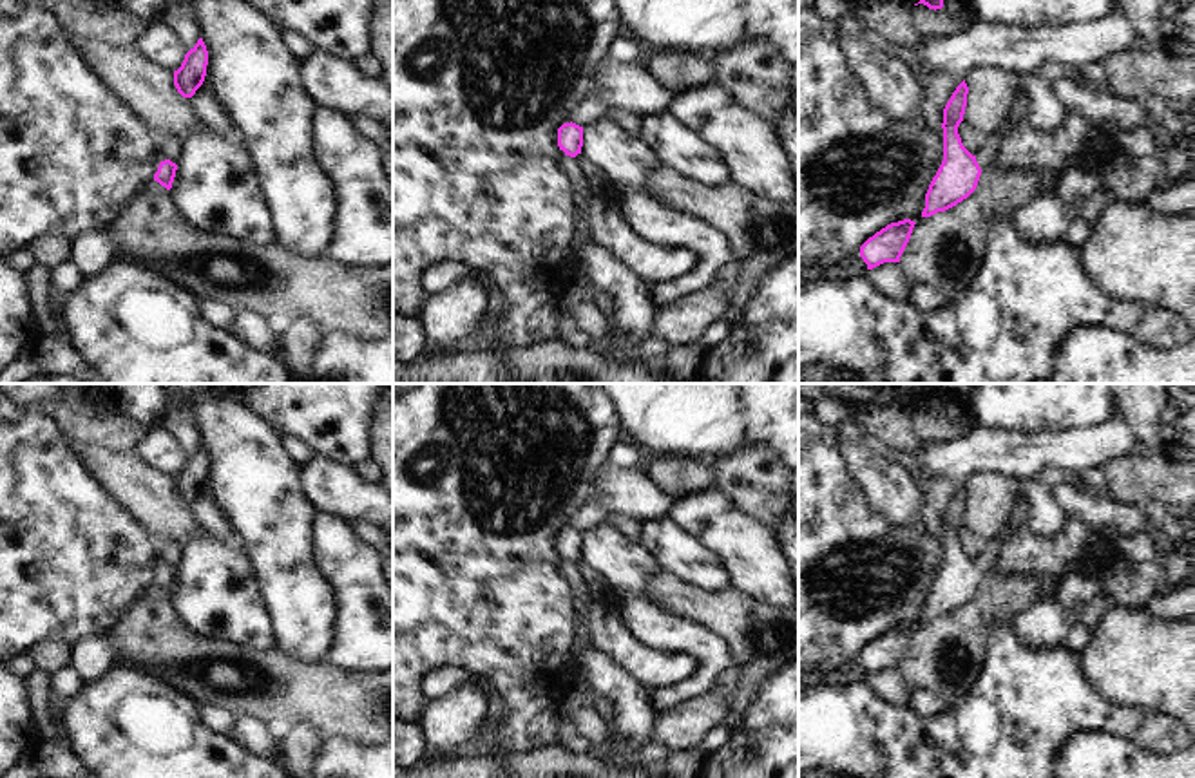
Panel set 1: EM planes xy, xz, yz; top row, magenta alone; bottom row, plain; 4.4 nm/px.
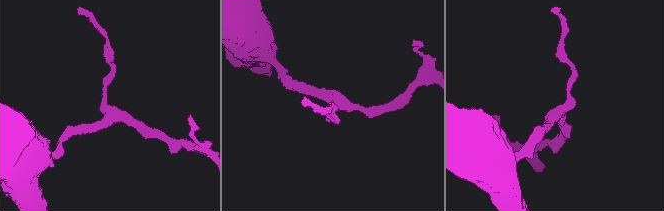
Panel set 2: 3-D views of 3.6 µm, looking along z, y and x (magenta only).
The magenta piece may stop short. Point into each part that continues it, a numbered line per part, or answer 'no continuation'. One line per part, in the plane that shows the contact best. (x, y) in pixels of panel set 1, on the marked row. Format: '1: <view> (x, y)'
1: yz (985, 158)

